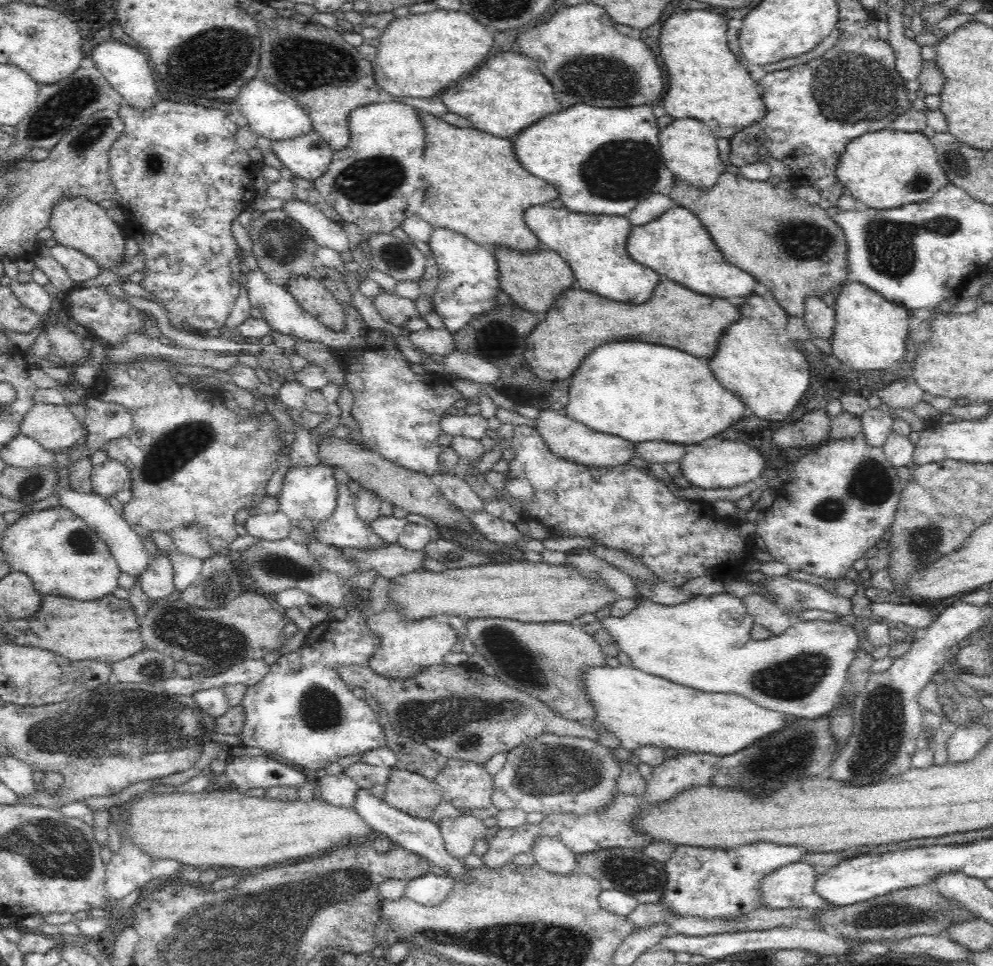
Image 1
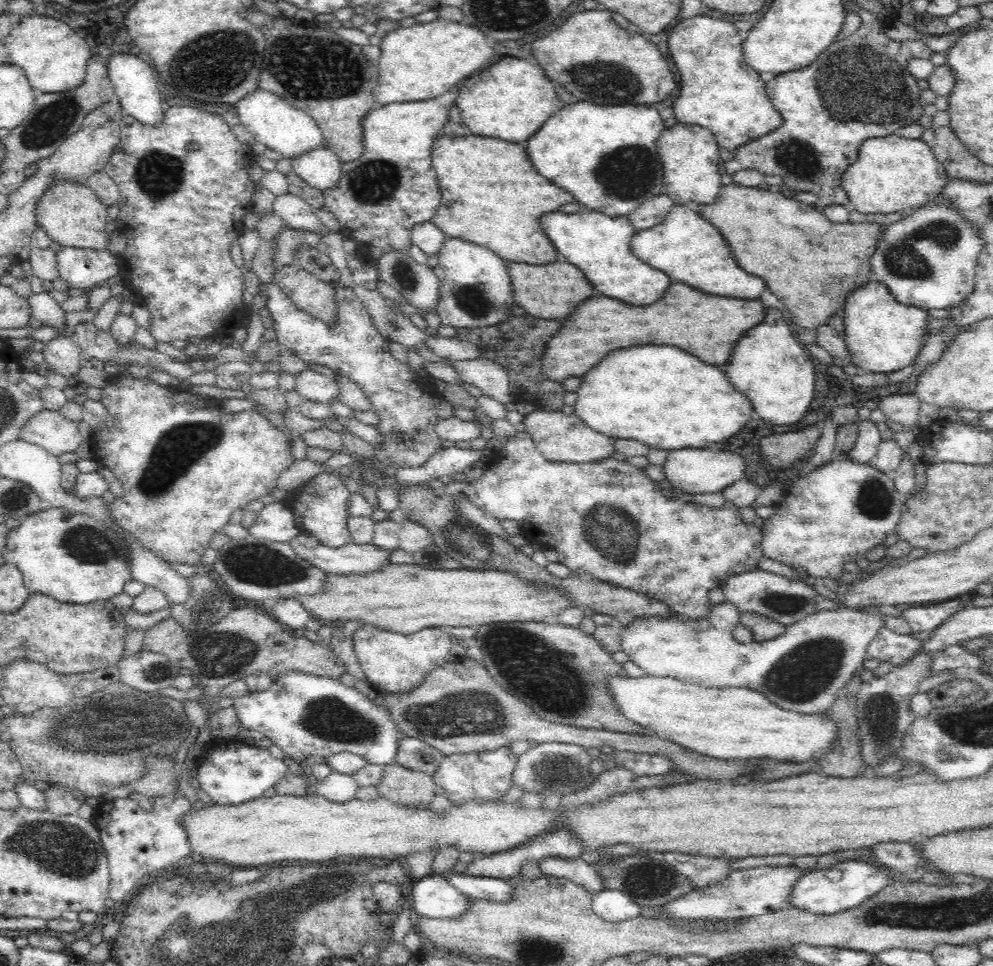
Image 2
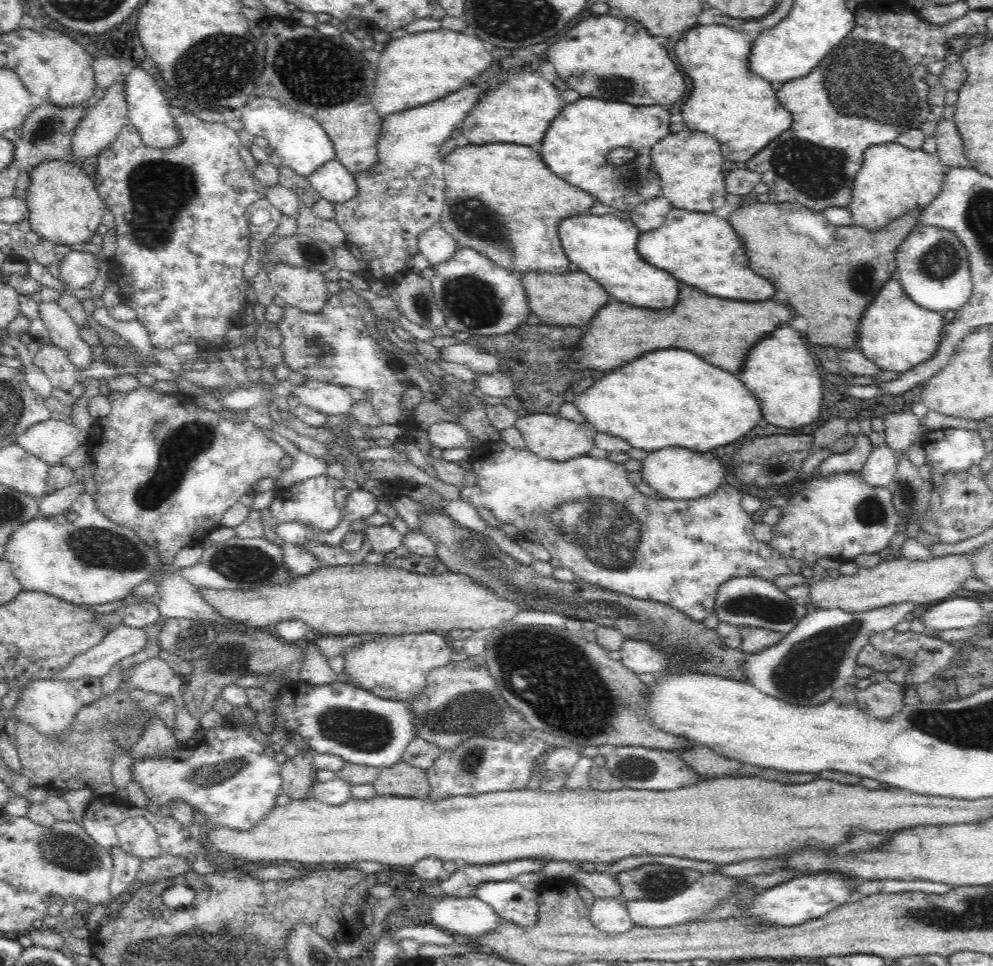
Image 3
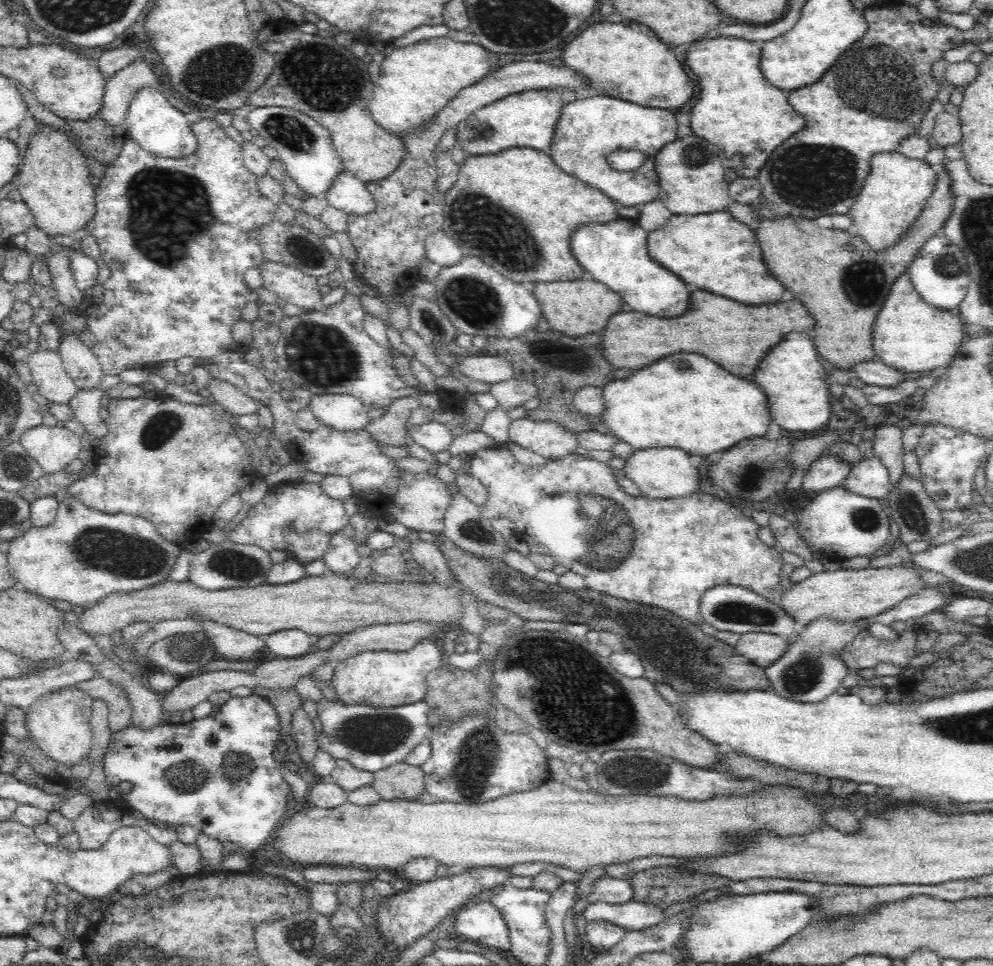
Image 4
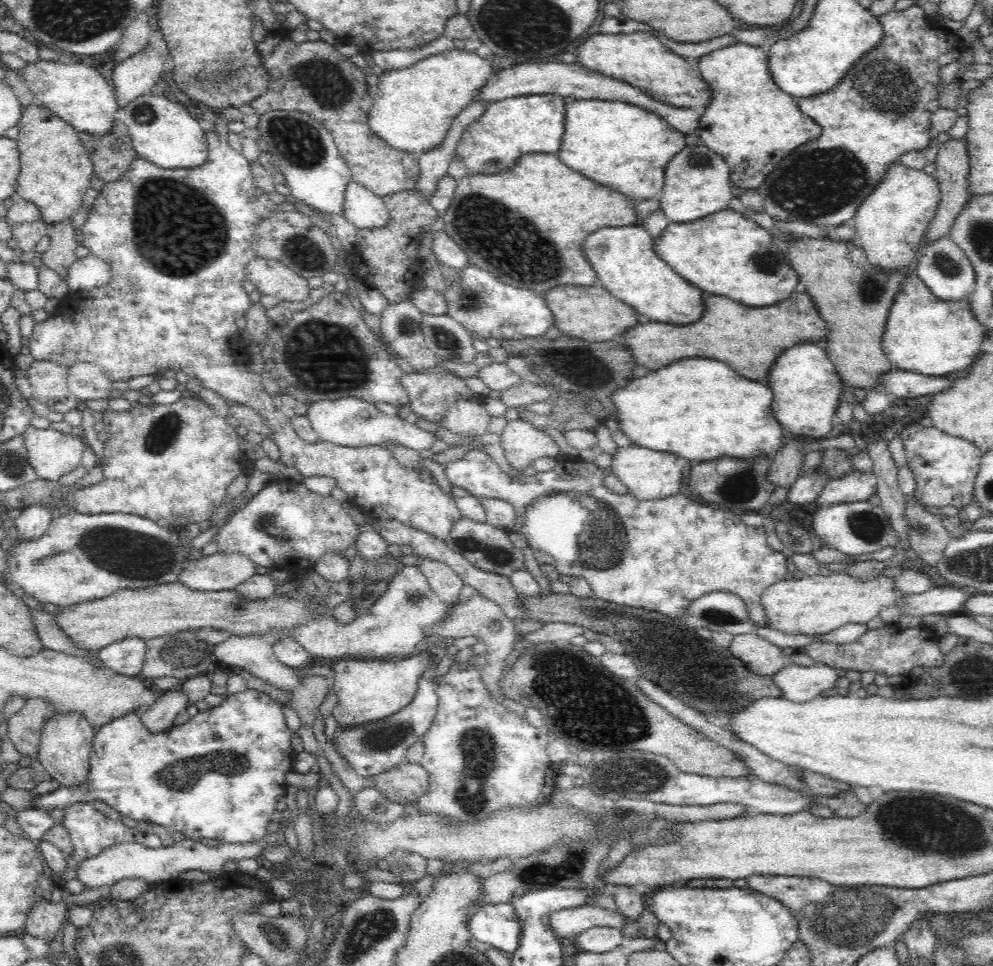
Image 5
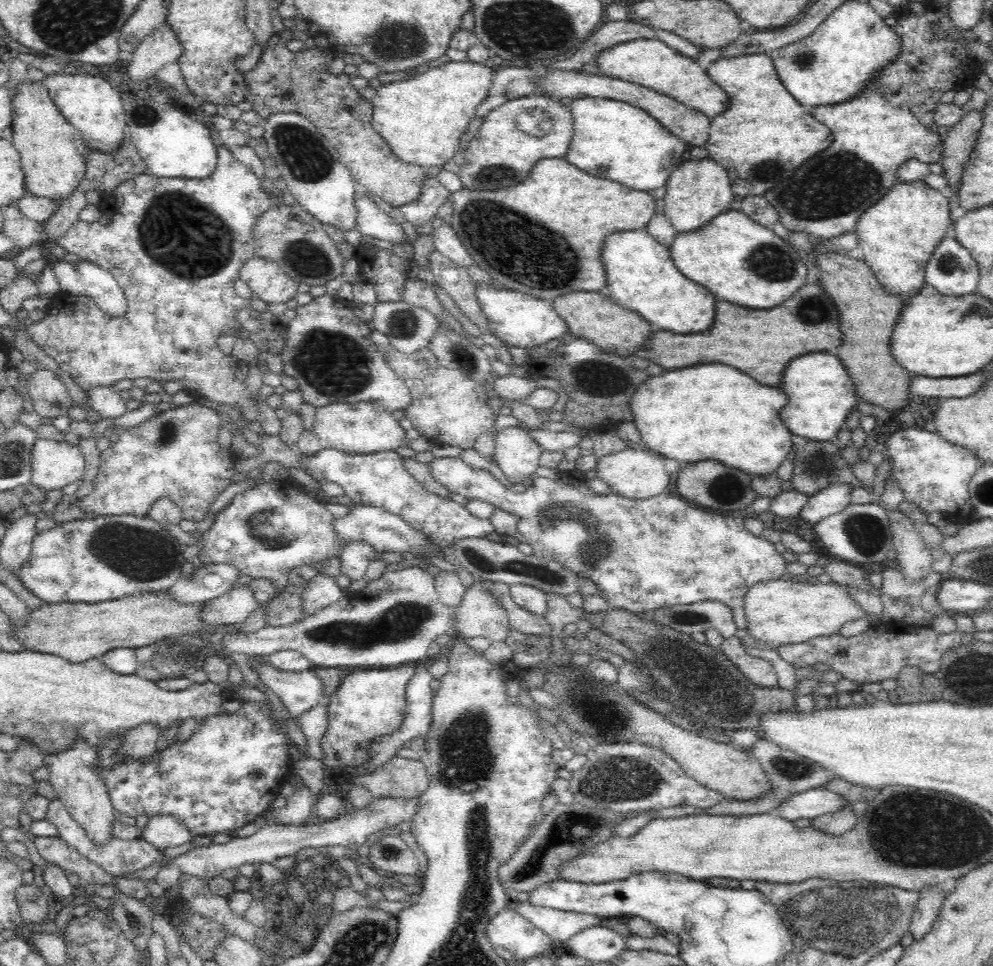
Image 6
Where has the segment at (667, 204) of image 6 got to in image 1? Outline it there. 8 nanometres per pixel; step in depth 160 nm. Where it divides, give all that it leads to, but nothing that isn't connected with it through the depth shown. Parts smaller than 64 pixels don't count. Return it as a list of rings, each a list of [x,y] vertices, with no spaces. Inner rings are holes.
[[[696,118],[675,119],[659,130],[659,143],[661,146],[662,160],[672,171],[676,179],[682,179],[692,186],[708,189],[719,180],[718,174],[724,172],[724,162],[720,160],[720,152],[716,145],[717,137],[711,128]]]

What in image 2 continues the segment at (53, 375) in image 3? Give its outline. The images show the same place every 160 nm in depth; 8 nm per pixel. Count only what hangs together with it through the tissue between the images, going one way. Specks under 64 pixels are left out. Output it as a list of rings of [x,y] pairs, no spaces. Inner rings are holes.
[[[59,335],[46,343],[42,354],[50,371],[69,378],[69,385],[78,386],[76,374],[80,370],[80,361],[83,358],[81,348],[75,343],[74,337]]]

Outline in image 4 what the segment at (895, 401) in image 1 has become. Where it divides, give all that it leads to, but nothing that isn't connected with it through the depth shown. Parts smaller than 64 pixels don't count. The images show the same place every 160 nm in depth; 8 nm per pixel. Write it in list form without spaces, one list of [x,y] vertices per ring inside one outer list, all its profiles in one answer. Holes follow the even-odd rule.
[[[882,424],[876,427],[873,437],[873,450],[878,459],[888,468],[891,484],[898,484],[898,478],[904,471],[904,445],[902,440],[904,426],[898,424]]]

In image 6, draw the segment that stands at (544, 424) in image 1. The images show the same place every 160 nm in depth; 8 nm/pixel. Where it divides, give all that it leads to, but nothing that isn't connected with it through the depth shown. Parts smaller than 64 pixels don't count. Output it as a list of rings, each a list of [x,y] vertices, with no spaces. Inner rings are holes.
[[[523,424],[506,427],[495,436],[496,464],[517,486],[523,477],[533,476],[543,448],[527,433]]]

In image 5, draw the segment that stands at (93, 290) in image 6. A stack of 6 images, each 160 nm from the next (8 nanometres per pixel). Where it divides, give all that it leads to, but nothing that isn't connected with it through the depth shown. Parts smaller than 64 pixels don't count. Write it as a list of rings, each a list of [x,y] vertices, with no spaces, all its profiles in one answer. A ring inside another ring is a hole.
[[[91,253],[77,260],[70,266],[67,285],[70,292],[81,292],[102,287],[112,280],[112,272],[108,264]]]

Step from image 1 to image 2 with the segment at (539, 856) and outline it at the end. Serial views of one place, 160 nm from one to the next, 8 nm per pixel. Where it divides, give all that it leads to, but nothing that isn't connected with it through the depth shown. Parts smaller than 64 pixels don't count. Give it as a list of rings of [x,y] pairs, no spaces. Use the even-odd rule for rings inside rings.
[[[546,856],[538,860],[540,872],[558,878],[565,878],[585,886],[594,894],[603,889],[600,875],[596,873],[593,865],[586,863],[582,858],[560,858],[559,856]]]

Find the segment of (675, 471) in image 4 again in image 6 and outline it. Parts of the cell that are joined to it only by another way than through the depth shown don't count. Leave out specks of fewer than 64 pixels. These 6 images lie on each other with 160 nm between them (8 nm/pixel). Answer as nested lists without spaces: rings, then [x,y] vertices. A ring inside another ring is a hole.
[[[638,446],[626,447],[620,452],[601,456],[595,470],[596,474],[611,486],[613,493],[624,499],[649,499],[668,492],[670,484],[670,474],[665,470],[663,457]]]

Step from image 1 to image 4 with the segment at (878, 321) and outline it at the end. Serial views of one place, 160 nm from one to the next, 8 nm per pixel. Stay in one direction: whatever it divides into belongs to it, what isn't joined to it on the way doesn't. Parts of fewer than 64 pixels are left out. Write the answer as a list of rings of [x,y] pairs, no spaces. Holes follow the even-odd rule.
[[[907,273],[898,276],[880,308],[879,316],[875,321],[874,332],[872,333],[872,346],[876,359],[888,366],[903,372],[926,372],[934,370],[936,366],[947,366],[956,354],[956,346],[962,342],[965,322],[958,316],[957,311],[936,308],[928,305],[922,300],[918,291],[914,289]]]

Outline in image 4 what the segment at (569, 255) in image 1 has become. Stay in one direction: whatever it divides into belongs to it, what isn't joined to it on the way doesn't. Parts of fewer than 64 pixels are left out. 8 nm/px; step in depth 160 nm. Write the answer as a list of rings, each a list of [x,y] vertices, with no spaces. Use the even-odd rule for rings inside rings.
[[[620,217],[610,223],[581,225],[570,235],[570,249],[587,276],[618,293],[626,309],[662,318],[680,316],[690,304],[686,284],[649,256],[646,238],[647,232],[634,220]]]

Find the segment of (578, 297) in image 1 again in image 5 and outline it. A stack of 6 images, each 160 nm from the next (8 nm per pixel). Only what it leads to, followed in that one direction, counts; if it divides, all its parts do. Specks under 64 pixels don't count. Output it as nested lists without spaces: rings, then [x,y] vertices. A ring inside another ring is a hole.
[[[804,292],[792,294],[790,298],[768,308],[748,308],[726,296],[706,294],[704,306],[706,310],[702,318],[688,326],[648,322],[641,318],[633,328],[622,333],[619,337],[620,345],[630,351],[640,366],[646,366],[650,370],[658,370],[680,358],[704,356],[730,364],[730,368],[734,368],[744,378],[766,380],[768,370],[772,368],[776,356],[784,352],[784,348],[802,342],[822,344],[829,332],[812,300]]]

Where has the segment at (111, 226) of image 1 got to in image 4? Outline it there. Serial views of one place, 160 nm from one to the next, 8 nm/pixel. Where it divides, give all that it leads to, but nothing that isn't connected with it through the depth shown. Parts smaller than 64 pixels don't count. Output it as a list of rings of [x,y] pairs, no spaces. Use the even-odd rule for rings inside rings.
[[[50,125],[34,134],[17,173],[17,190],[22,194],[23,202],[28,206],[34,218],[34,227],[42,230],[49,238],[74,236],[85,232],[90,220],[96,214],[96,186],[92,185],[90,169],[86,167],[82,151],[70,142],[68,135],[55,130]]]

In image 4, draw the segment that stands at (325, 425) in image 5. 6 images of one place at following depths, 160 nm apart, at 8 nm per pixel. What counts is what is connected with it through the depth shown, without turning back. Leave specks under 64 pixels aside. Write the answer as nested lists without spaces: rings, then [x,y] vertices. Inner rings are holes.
[[[312,393],[307,406],[321,424],[339,430],[362,430],[371,420],[366,405],[349,394]],[[430,421],[418,426],[410,425],[407,429],[414,442],[434,455],[442,450],[448,450],[449,446],[456,440],[449,427],[440,422]]]

